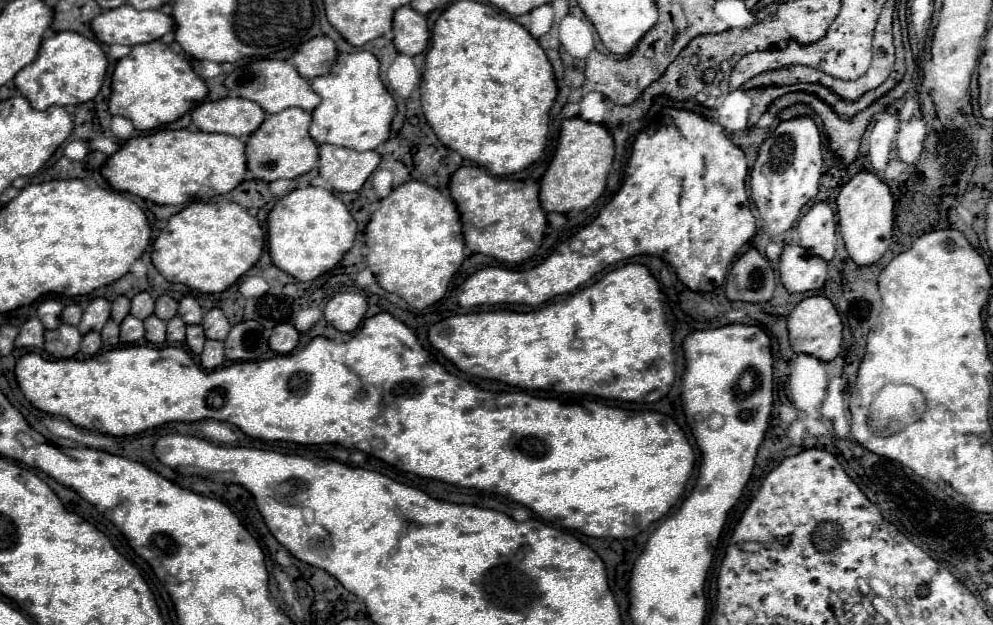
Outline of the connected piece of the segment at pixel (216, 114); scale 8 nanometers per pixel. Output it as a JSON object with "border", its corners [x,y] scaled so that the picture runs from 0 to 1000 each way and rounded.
{"border":[[[245,155],[204,162],[192,181],[192,197],[206,213],[227,213],[235,219],[253,216],[267,190],[267,178]]]}

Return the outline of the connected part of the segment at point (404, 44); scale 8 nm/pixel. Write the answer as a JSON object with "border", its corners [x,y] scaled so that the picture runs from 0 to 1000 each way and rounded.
{"border":[[[406,8],[398,18],[396,56],[398,78],[412,91],[426,85],[432,69],[432,46],[428,27],[416,18],[412,8]]]}

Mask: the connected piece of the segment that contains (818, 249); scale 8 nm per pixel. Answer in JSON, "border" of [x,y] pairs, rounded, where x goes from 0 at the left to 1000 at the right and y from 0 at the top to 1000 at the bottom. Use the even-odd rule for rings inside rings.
{"border":[[[823,322],[803,357],[805,389],[813,395],[819,408],[825,408],[833,418],[839,414],[841,386],[843,386],[843,357],[839,334],[833,322]]]}

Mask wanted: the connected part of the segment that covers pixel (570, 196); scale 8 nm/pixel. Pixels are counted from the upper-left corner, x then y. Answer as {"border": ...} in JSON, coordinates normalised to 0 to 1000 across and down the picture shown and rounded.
{"border":[[[583,187],[569,190],[565,197],[559,248],[545,283],[545,302],[543,302],[545,331],[549,338],[561,338],[561,341],[571,341],[575,334],[581,338],[591,334],[609,306],[609,290],[617,261],[617,248],[619,248],[617,222],[607,200],[593,197]]]}

